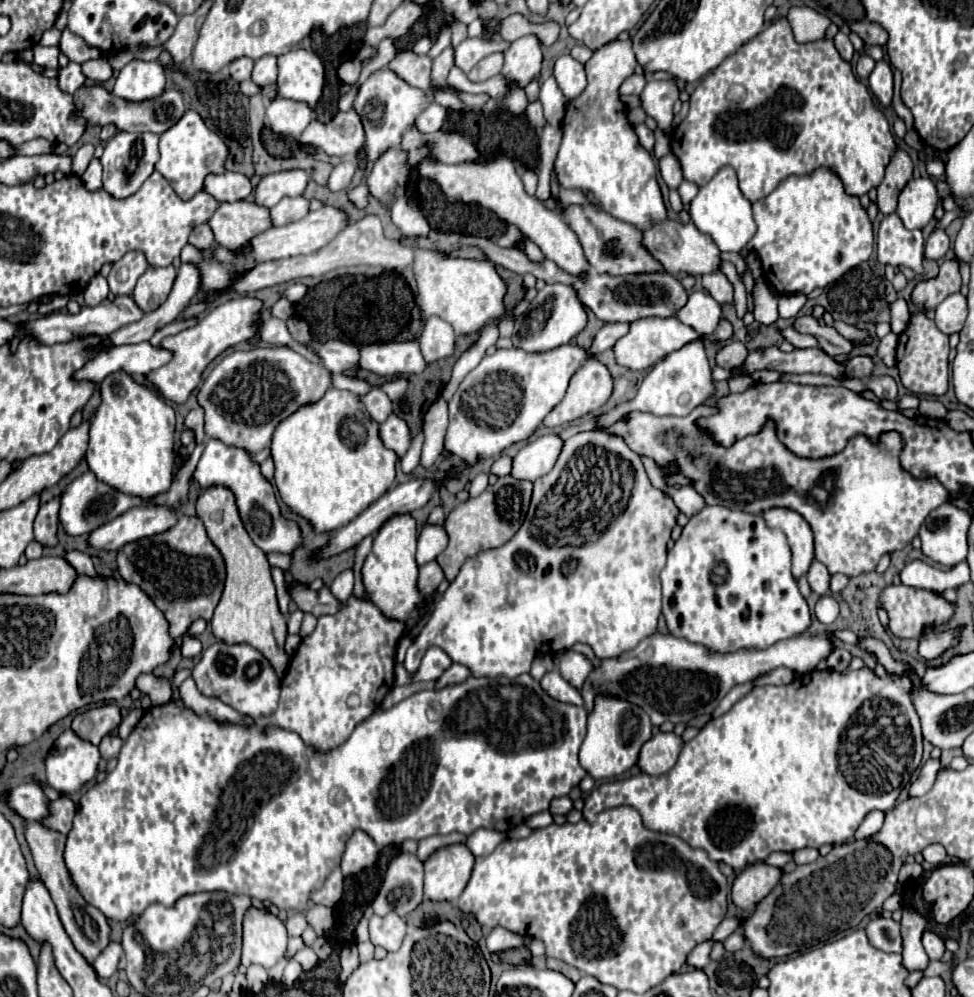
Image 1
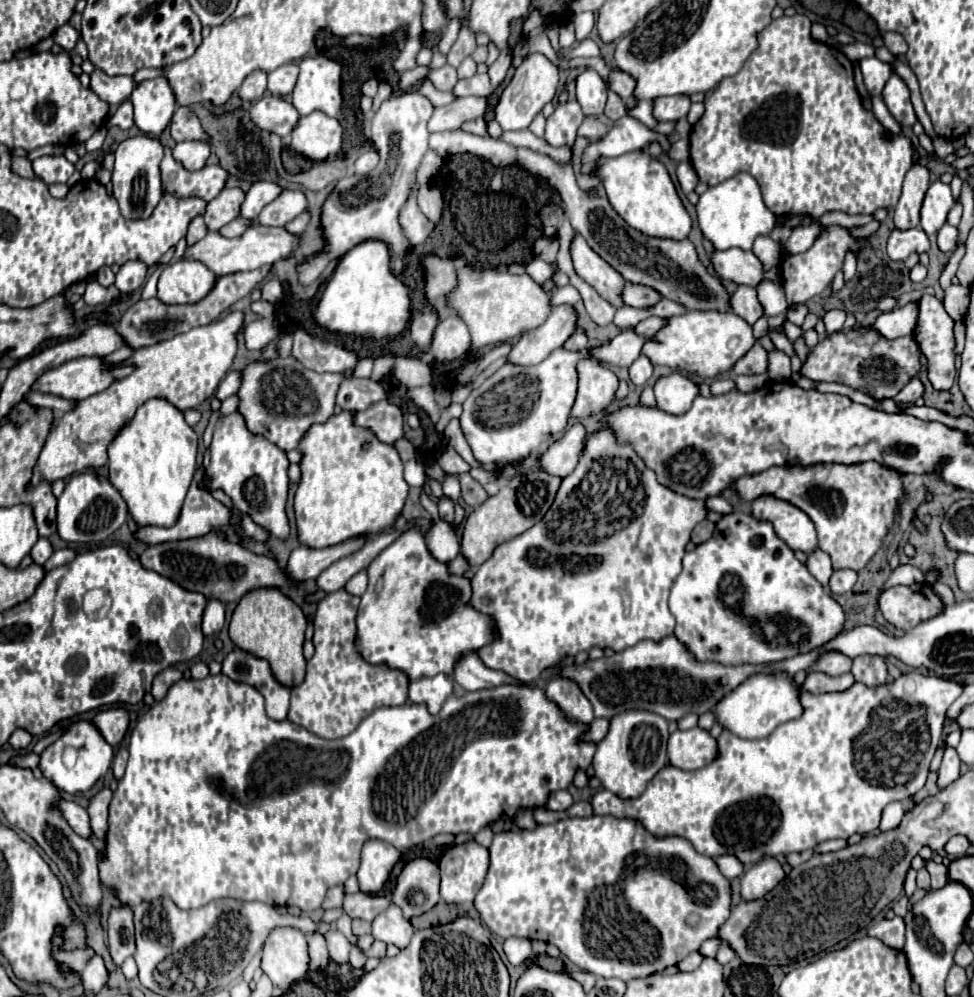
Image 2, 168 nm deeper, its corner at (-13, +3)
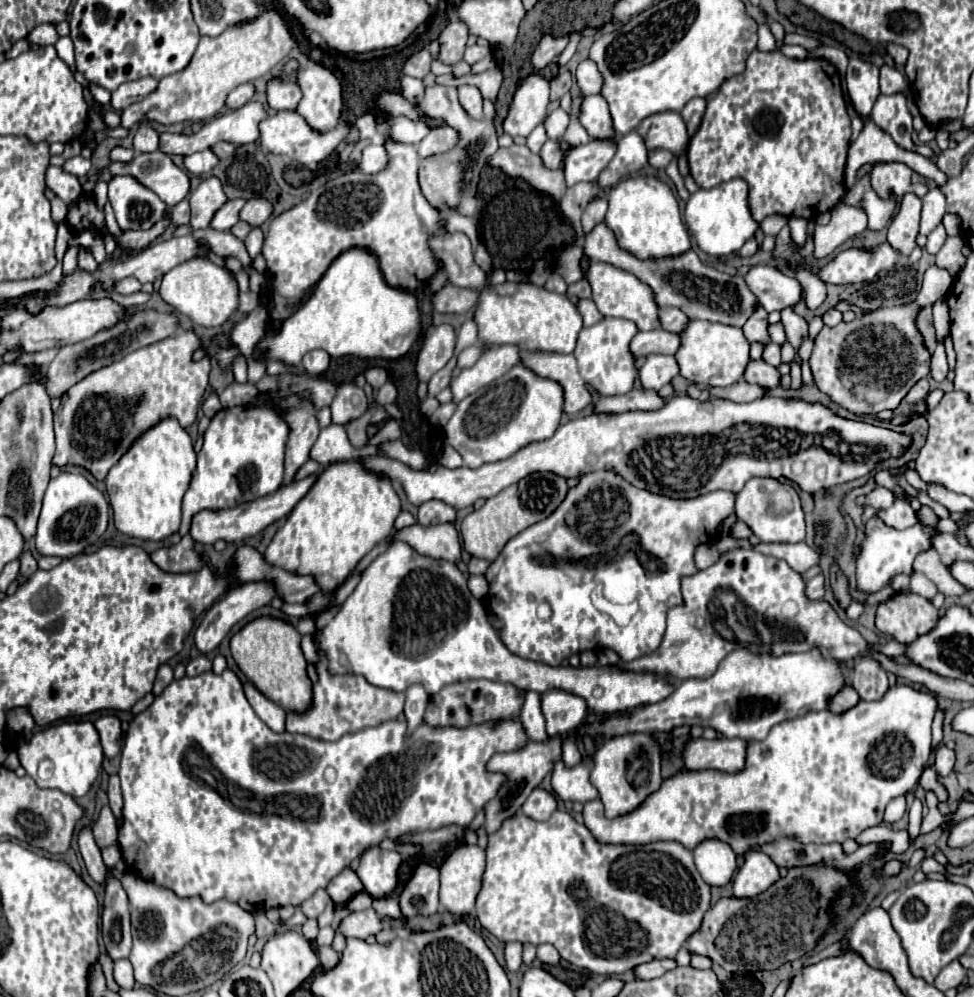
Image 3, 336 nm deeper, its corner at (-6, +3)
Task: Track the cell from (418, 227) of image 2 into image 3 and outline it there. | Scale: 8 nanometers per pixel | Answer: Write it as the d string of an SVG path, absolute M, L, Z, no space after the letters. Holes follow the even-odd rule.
M447 233L431 239L431 247L443 261L449 281L461 289L481 287L485 273L473 261L473 247L465 233Z

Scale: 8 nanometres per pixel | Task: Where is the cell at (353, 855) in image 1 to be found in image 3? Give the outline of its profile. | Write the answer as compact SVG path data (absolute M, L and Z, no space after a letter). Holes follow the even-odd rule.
M369 847L357 867L357 875L363 881L365 891L373 899L387 897L397 887L397 873L401 865L401 855L397 851L383 851L379 847Z

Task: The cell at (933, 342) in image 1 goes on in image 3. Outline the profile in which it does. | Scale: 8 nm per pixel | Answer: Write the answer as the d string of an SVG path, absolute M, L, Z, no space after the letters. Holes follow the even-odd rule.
M931 357L931 377L935 381L943 381L947 377L947 359L945 357Z

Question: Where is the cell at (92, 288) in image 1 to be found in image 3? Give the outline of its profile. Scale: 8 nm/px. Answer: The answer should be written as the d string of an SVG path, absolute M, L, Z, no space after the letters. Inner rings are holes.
M79 247L79 255L77 255L77 265L81 267L81 269L85 269L85 271L93 271L95 267L97 267L97 263L95 263L95 259L93 259L93 255L85 249L85 247Z

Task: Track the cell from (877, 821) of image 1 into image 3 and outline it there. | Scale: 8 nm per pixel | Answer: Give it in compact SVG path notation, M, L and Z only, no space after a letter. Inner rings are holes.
M901 795L901 797L895 797L889 805L887 805L887 809L885 809L885 823L895 823L895 821L899 821L901 817L903 817L903 813L905 813L905 809L907 809L907 803L905 803L905 795Z

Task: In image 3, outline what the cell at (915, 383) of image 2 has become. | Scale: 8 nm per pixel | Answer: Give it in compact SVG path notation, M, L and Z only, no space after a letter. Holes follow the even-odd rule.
M921 379L921 381L919 381L919 383L915 383L915 385L913 385L913 389L907 393L905 401L907 401L907 403L911 403L911 405L915 405L915 403L923 401L923 399L927 397L927 393L929 393L929 381L927 381L927 379Z

